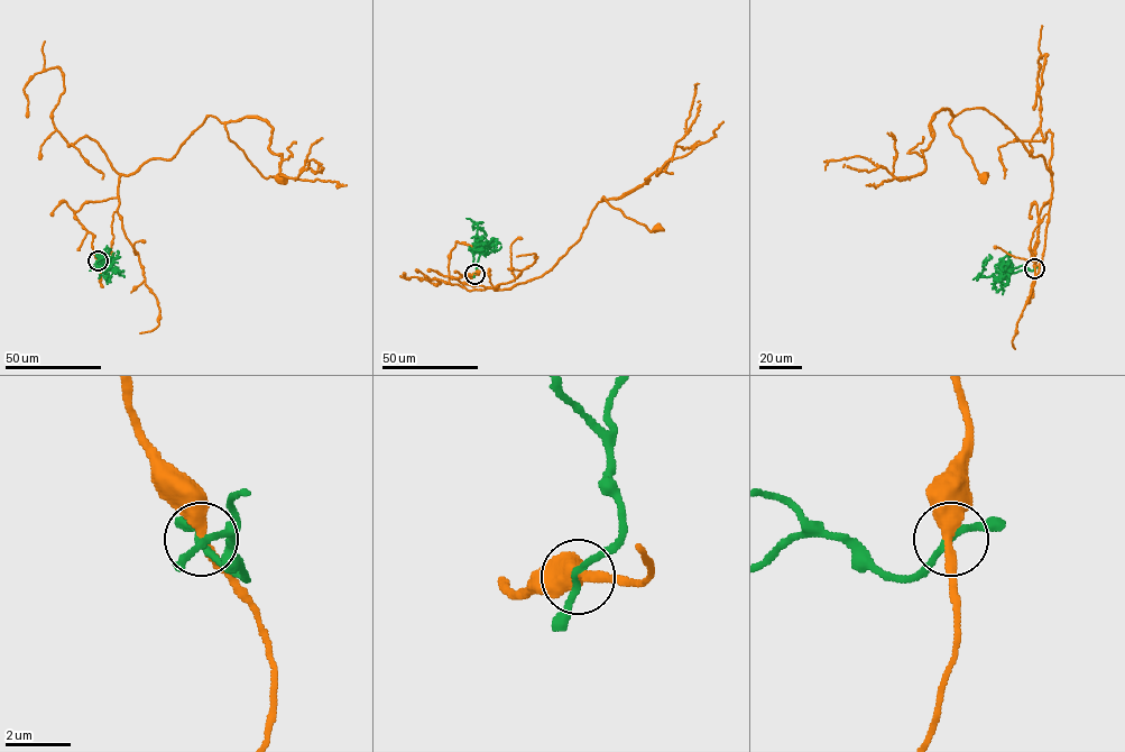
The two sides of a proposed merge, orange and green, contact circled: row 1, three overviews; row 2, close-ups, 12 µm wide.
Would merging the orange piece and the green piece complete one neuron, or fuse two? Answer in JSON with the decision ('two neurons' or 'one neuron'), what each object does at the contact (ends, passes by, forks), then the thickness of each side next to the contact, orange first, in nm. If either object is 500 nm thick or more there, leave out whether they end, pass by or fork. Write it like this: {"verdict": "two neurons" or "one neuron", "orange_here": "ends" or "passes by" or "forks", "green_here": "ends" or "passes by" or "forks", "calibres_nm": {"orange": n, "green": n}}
{"verdict": "two neurons", "orange_here": "passes by", "green_here": "passes by", "calibres_nm": {"orange": 400, "green": 200}}

